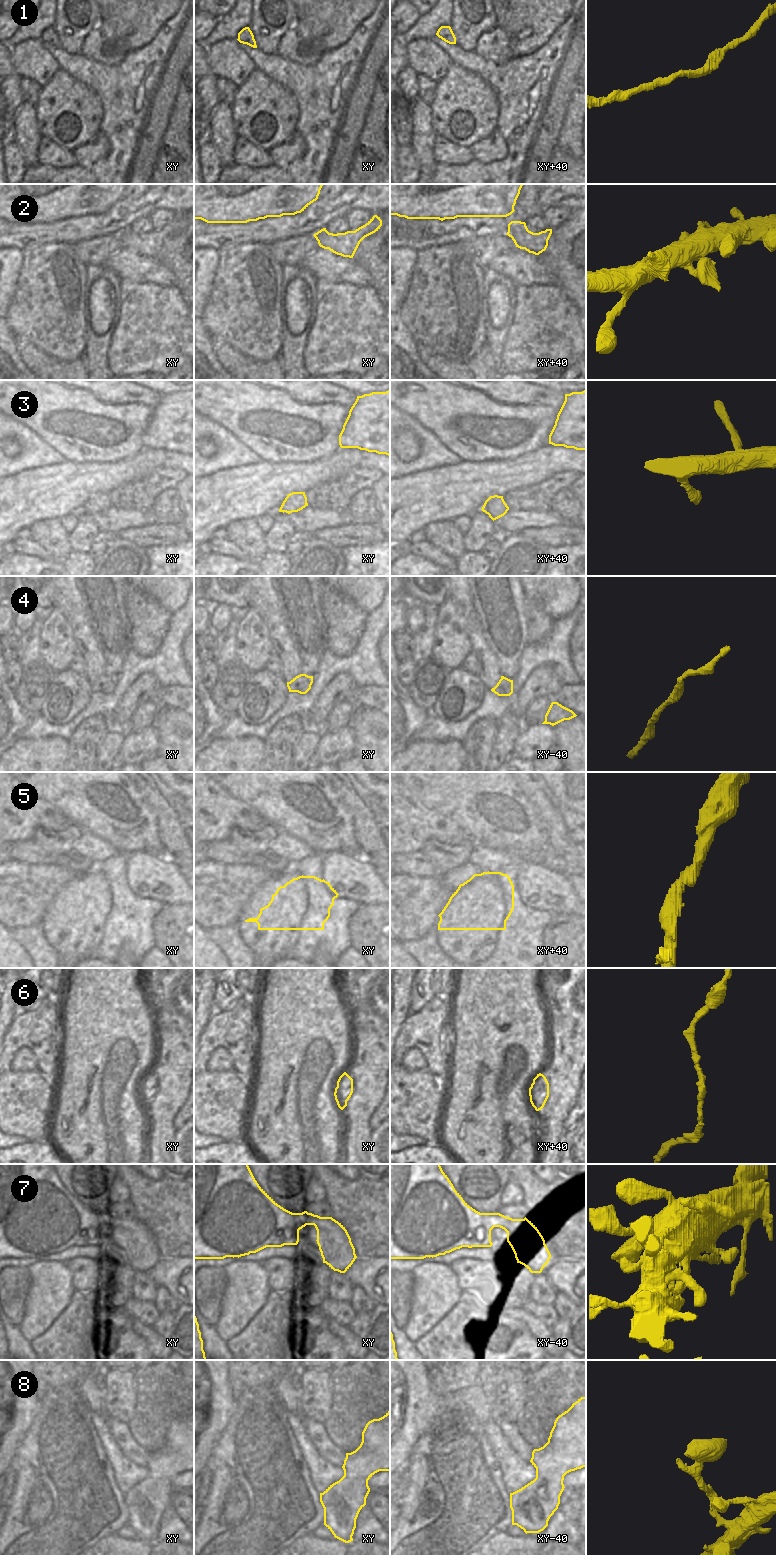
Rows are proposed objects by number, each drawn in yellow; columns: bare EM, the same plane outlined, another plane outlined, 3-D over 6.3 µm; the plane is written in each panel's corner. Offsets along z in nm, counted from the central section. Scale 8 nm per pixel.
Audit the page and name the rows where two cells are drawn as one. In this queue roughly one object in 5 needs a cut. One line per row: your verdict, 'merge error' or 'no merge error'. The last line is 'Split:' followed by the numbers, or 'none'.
1: no merge error
2: no merge error
3: no merge error
4: no merge error
5: no merge error
6: no merge error
7: no merge error
8: merge error
Split: 8

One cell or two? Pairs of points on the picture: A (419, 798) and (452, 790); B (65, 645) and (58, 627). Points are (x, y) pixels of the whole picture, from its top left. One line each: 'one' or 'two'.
A: two
B: one

